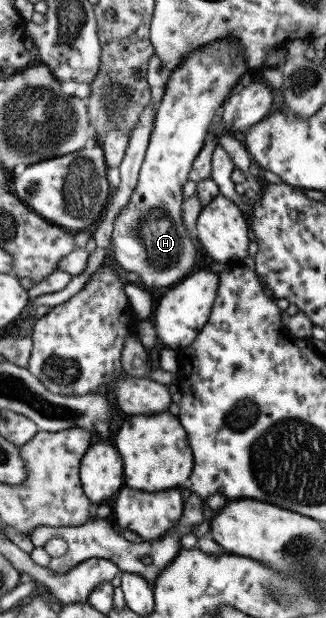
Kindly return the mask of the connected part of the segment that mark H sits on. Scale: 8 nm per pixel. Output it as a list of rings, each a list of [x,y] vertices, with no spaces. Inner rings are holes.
[[[227,37],[226,39],[219,39],[212,42],[210,45],[204,46],[200,51],[191,53],[179,65],[179,68],[170,76],[170,79],[165,84],[165,93],[160,102],[160,107],[157,110],[157,118],[150,138],[150,145],[146,152],[146,160],[142,164],[139,183],[137,183],[137,188],[135,188],[133,192],[133,197],[131,197],[129,205],[123,209],[123,212],[119,213],[119,217],[117,217],[117,221],[115,221],[115,229],[113,229],[111,244],[115,266],[119,266],[122,270],[127,271],[127,274],[131,274],[131,278],[139,278],[139,282],[142,282],[145,286],[155,286],[155,290],[170,291],[173,287],[179,286],[179,283],[183,282],[183,279],[187,278],[189,272],[191,272],[191,268],[193,268],[195,262],[197,262],[197,248],[195,248],[195,244],[191,242],[191,236],[189,236],[185,220],[183,219],[183,204],[185,202],[185,198],[183,198],[183,186],[190,181],[190,174],[194,169],[194,162],[197,160],[204,146],[206,146],[207,135],[211,128],[209,124],[214,121],[215,114],[217,114],[217,108],[223,104],[223,100],[226,100],[226,98],[230,96],[229,92],[237,86],[237,82],[243,78],[243,74],[247,74],[248,72],[255,73],[248,66],[246,54],[244,53],[244,48],[240,40],[237,37]]]

